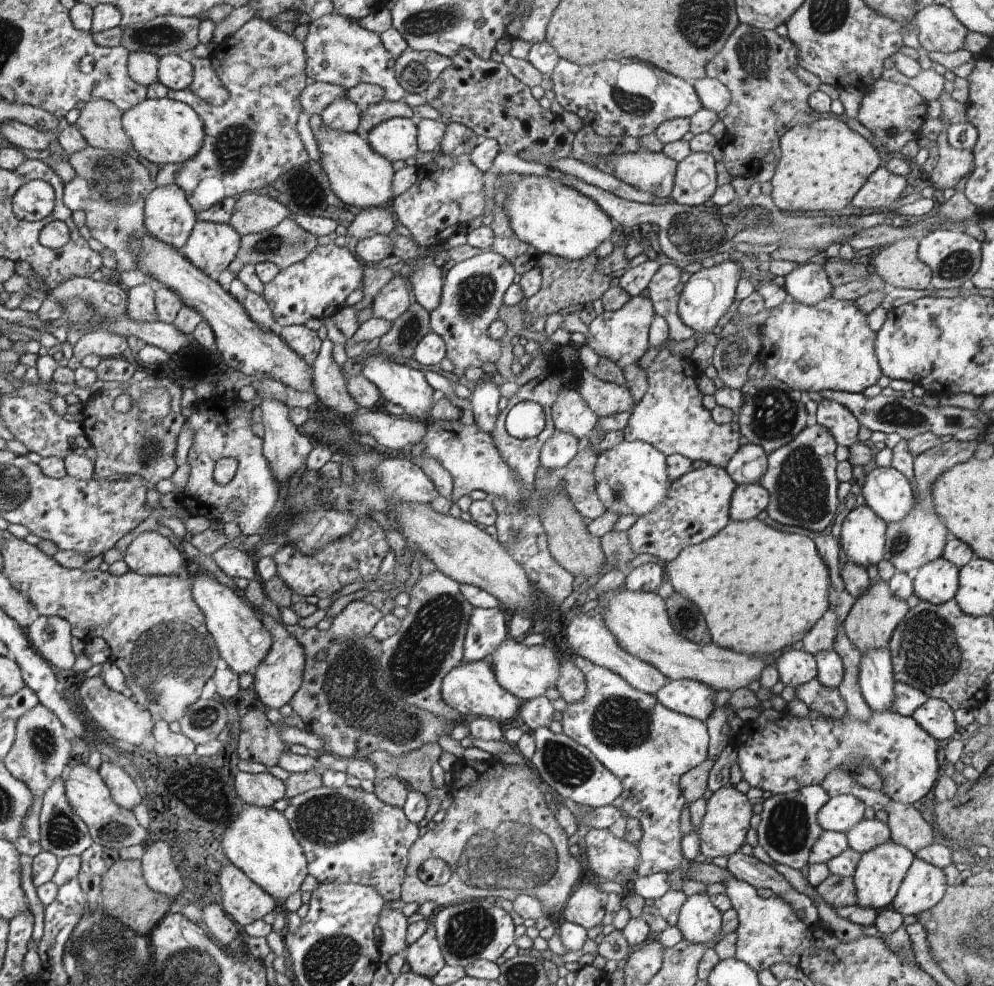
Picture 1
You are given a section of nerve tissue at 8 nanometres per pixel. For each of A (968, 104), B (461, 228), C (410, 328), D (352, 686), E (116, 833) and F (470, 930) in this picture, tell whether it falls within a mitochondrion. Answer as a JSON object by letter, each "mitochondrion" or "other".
{"A":"other","B":"other","C":"mitochondrion","D":"mitochondrion","E":"mitochondrion","F":"mitochondrion"}

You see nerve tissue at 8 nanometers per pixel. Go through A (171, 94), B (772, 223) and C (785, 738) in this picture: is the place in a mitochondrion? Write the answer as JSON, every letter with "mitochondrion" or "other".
{"A":"other","B":"mitochondrion","C":"other"}

